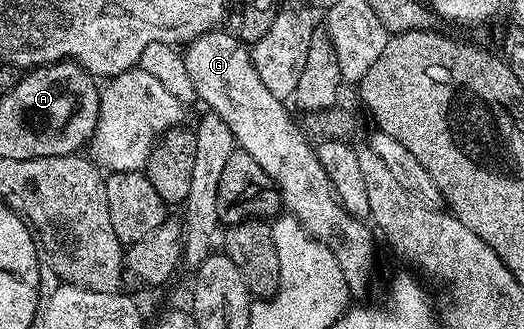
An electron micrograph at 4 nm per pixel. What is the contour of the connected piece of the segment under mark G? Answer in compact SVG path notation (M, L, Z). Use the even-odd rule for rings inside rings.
M226 29L206 31L190 40L184 47L188 74L195 86L199 100L207 103L209 110L218 115L234 134L235 144L246 151L272 177L282 194L282 206L302 222L304 229L316 241L320 241L336 257L344 273L344 281L351 292L358 290L370 279L370 254L374 251L371 228L363 220L353 219L334 194L328 173L318 160L318 152L303 128L294 124L286 112L287 104L268 93L260 73L256 73L250 59L251 48Z

